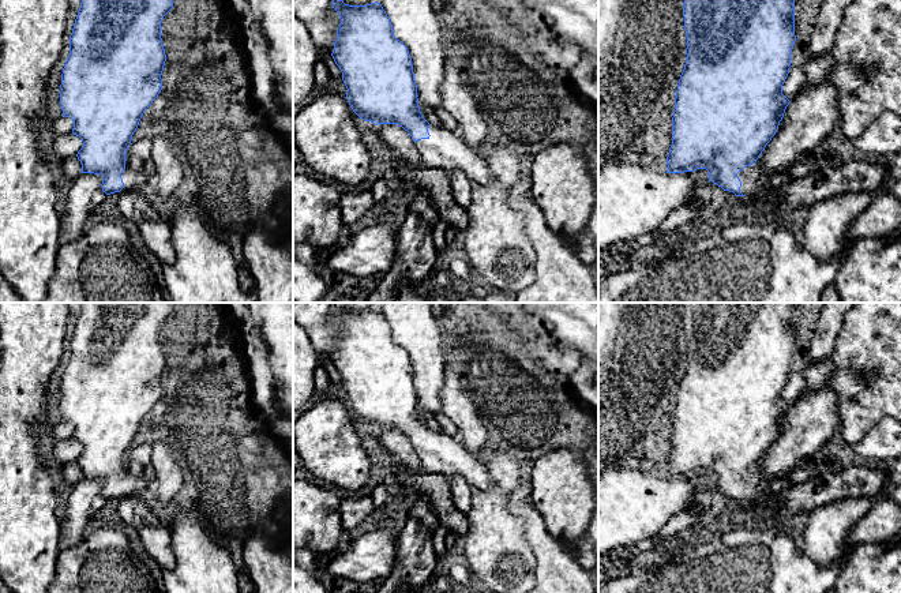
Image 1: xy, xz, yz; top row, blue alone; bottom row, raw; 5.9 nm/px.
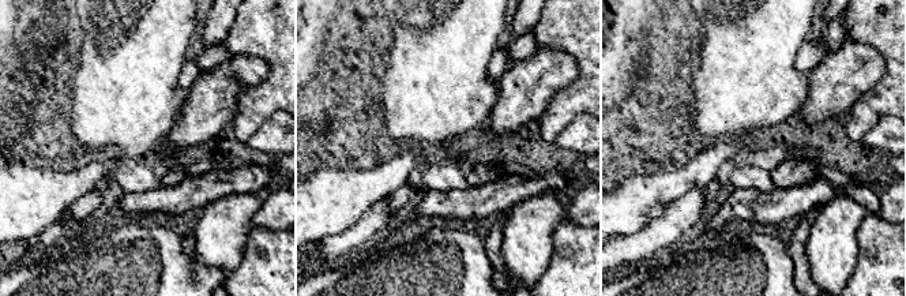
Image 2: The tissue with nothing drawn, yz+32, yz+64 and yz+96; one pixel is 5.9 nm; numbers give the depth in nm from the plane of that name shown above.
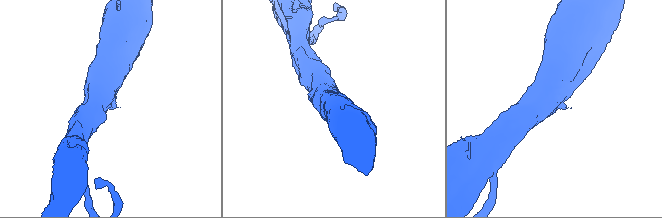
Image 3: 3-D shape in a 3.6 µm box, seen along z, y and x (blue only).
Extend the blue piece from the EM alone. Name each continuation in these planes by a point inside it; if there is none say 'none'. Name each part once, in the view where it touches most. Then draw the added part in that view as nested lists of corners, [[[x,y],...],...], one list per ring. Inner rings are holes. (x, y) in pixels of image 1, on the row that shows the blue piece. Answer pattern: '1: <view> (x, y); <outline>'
1: yz (750, 176); [[[757,164],[746,166],[742,172],[737,173],[737,177],[742,181],[740,192],[743,195],[755,195],[762,192],[767,185],[759,181],[761,172]]]

